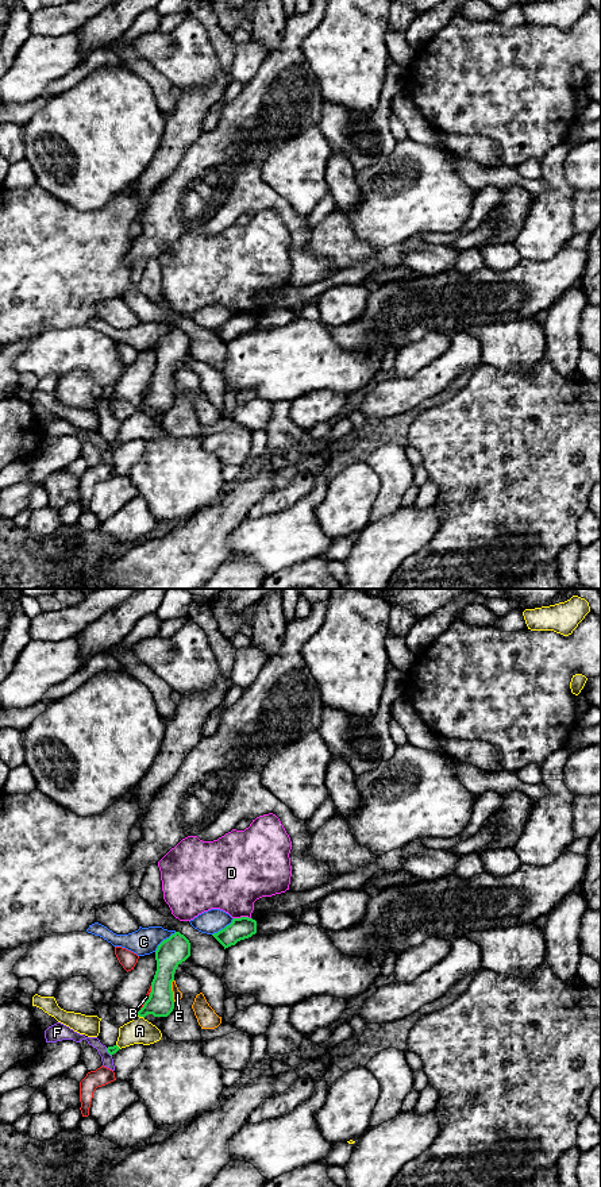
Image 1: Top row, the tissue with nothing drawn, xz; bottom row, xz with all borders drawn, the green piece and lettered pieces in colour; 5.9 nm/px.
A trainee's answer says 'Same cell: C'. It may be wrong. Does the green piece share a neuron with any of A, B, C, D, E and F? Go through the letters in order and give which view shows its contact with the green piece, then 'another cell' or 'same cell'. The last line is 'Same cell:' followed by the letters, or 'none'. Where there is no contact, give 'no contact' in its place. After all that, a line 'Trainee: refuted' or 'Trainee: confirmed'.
A: xz | another cell
B: xz | another cell
C: xz | another cell
D: xz | another cell
E: xz | another cell
F: xz | another cell
Same cell: none
Trainee: refuted

